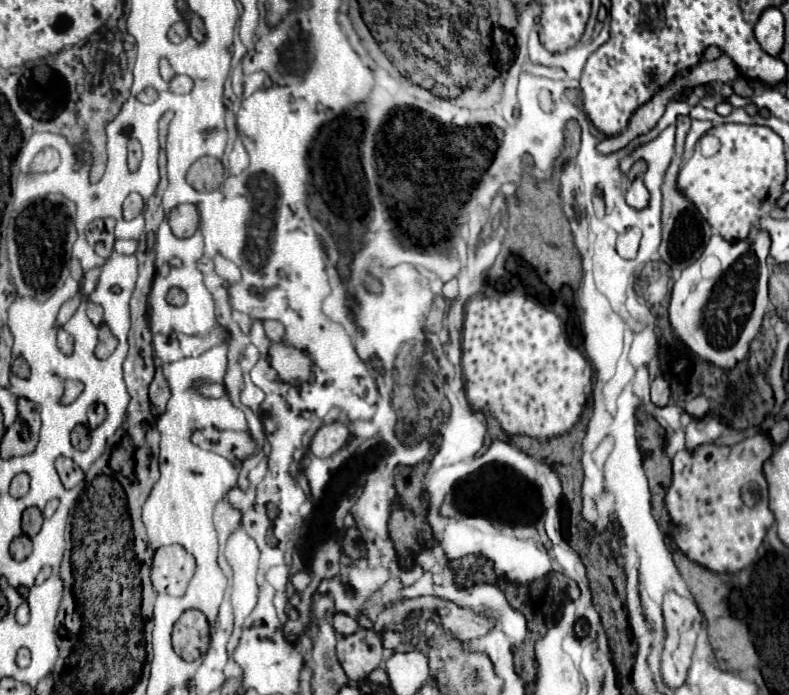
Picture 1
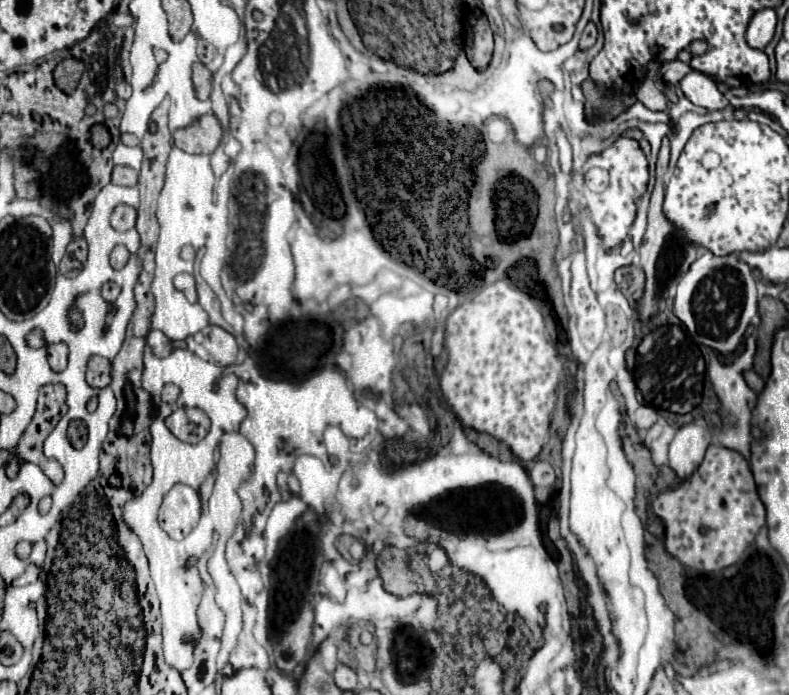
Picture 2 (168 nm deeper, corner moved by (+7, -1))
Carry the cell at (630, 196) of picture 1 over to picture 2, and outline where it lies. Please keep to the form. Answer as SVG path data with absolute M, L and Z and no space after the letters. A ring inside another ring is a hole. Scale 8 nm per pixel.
M619 138L611 148L603 150L599 156L591 156L585 162L587 168L587 186L585 186L585 200L589 204L589 218L601 234L601 240L607 250L615 248L623 242L623 236L617 236L615 230L627 230L635 218L635 200L643 196L647 188L649 168L647 158L641 152L637 140Z

